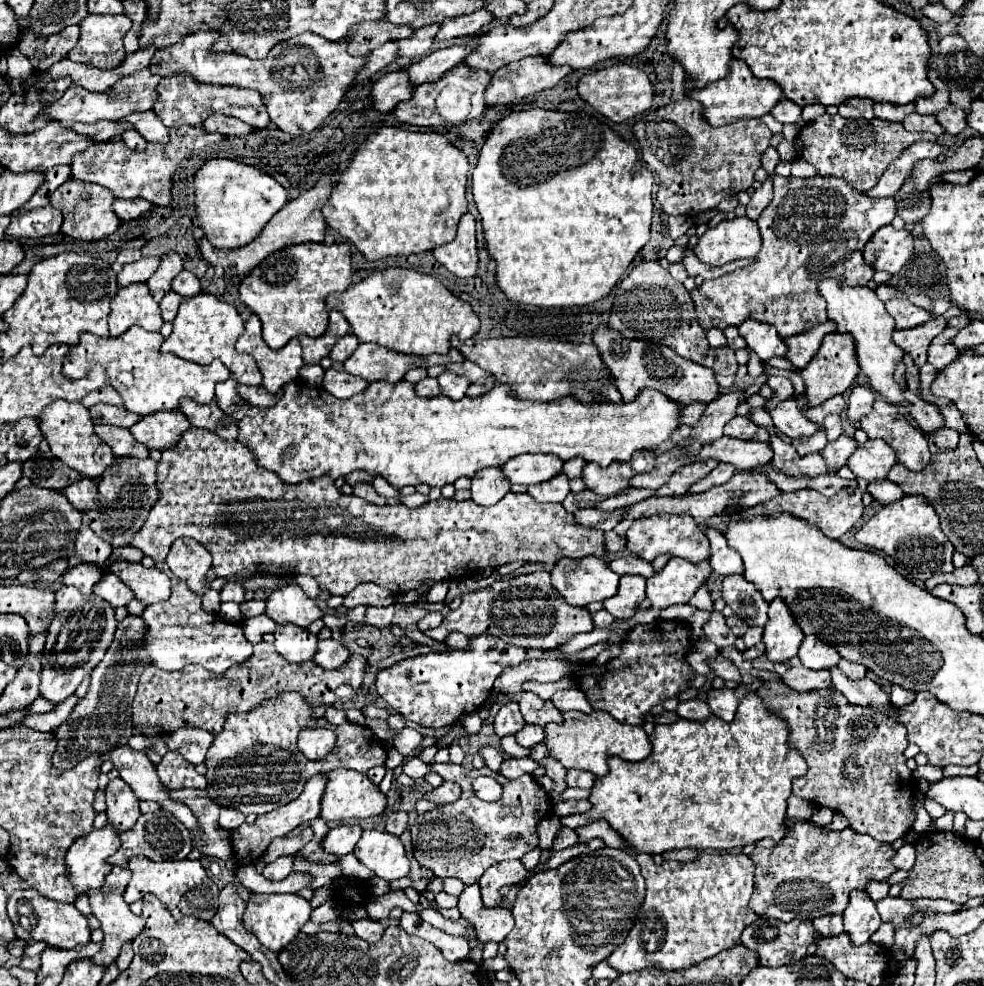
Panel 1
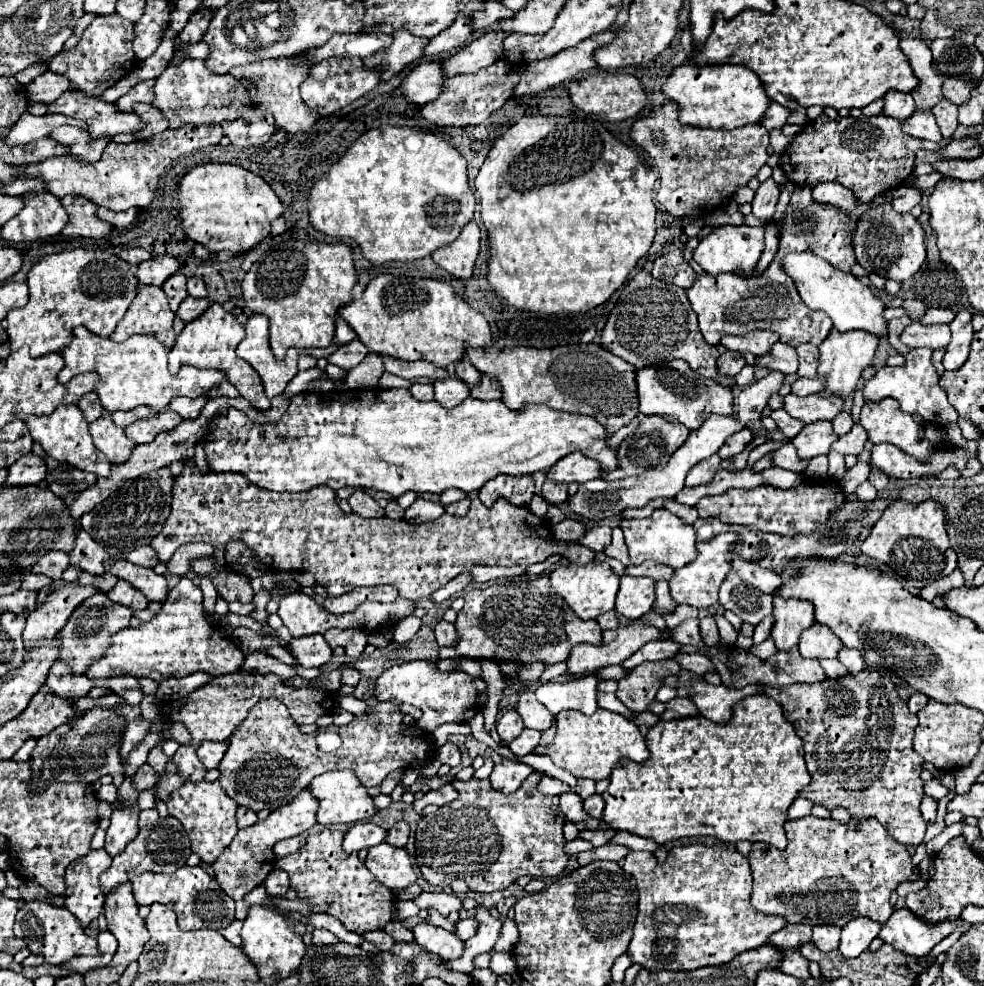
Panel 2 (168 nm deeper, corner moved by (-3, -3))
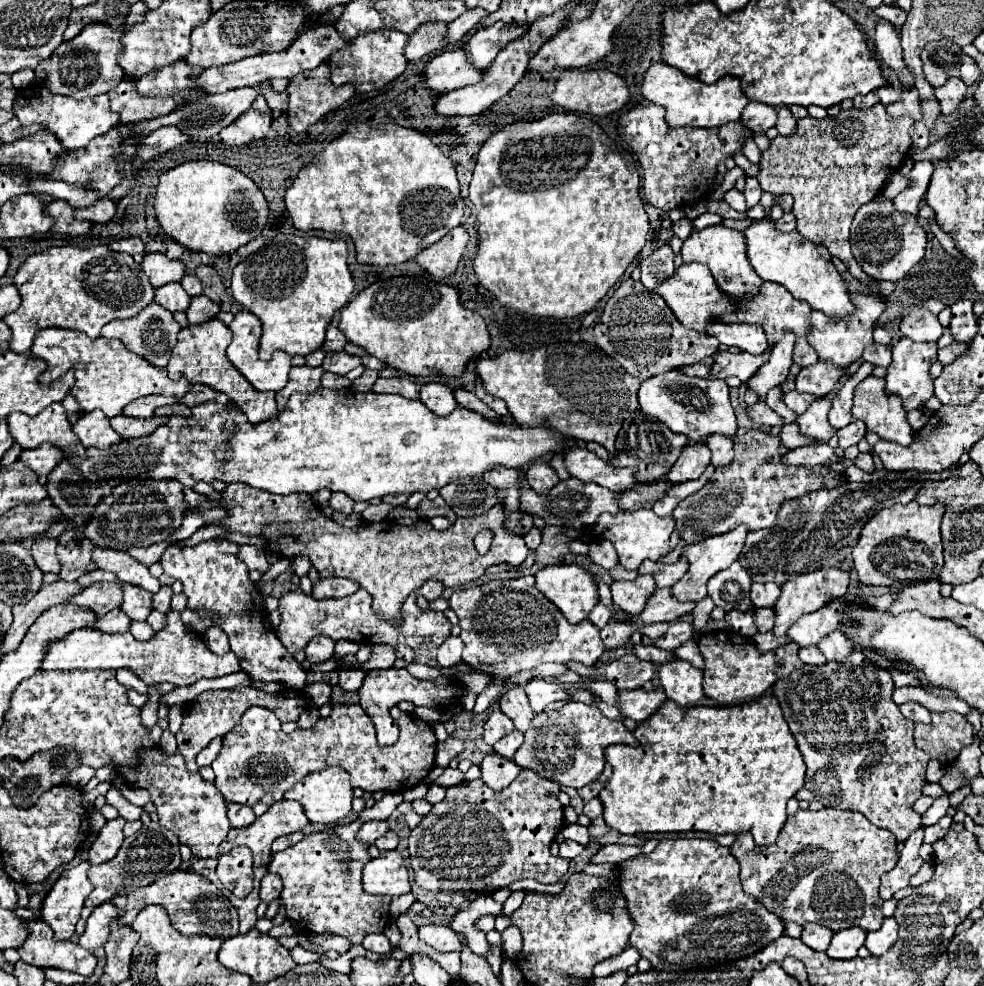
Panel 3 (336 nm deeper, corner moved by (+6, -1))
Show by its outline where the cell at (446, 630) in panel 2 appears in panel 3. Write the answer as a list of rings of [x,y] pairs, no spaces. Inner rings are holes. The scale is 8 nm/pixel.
[[[450,636],[450,640],[438,648],[438,666],[450,668],[458,664],[462,660],[460,654],[462,654],[462,640],[458,636]]]

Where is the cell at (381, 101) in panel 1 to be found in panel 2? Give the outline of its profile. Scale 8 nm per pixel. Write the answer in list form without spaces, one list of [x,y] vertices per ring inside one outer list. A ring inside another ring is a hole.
[[[421,62],[401,80],[401,90],[409,102],[423,106],[425,102],[437,98],[443,82],[445,78],[441,74],[439,62]]]

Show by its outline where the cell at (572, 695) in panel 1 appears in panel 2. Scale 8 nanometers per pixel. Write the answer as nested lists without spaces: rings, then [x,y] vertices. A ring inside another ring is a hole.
[[[591,674],[575,682],[551,680],[535,690],[537,700],[549,708],[551,714],[563,710],[579,710],[583,714],[593,714],[597,710],[597,676]]]

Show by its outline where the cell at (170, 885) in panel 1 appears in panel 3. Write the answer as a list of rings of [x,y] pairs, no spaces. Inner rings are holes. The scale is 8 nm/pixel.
[[[176,870],[176,872],[156,880],[156,884],[138,888],[136,892],[128,894],[126,902],[128,902],[128,908],[132,908],[132,910],[142,910],[148,904],[164,906],[170,916],[172,926],[180,934],[204,934],[204,936],[220,938],[220,940],[226,940],[226,938],[238,934],[236,908],[208,878],[204,878],[200,874]]]

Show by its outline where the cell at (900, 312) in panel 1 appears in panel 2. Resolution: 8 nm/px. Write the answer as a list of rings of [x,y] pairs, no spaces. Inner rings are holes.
[[[929,308],[925,312],[925,316],[919,320],[923,326],[929,324],[939,324],[939,322],[951,322],[955,318],[955,314],[951,310],[943,310],[943,308]]]

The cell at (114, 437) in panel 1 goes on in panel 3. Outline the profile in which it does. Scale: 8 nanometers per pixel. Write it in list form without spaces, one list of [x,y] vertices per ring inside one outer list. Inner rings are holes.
[[[100,410],[82,414],[78,418],[78,422],[72,424],[72,430],[86,448],[90,448],[90,446],[94,446],[94,448],[110,448],[110,446],[114,446],[114,444],[118,444],[122,440],[110,428],[110,420]]]

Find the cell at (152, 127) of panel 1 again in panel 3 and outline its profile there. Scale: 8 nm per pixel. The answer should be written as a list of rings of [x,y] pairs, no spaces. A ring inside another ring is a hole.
[[[28,88],[20,90],[14,100],[14,114],[22,126],[42,124],[46,132],[52,132],[64,148],[78,150],[84,148],[92,138],[102,136],[118,124],[116,112],[108,108],[108,96],[94,96],[88,100],[72,100],[70,96],[56,96],[46,88]]]

